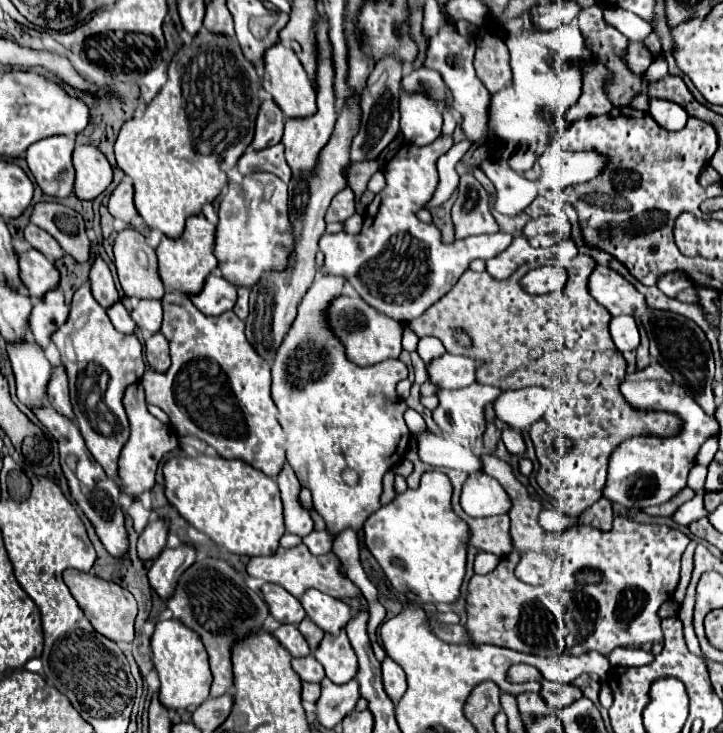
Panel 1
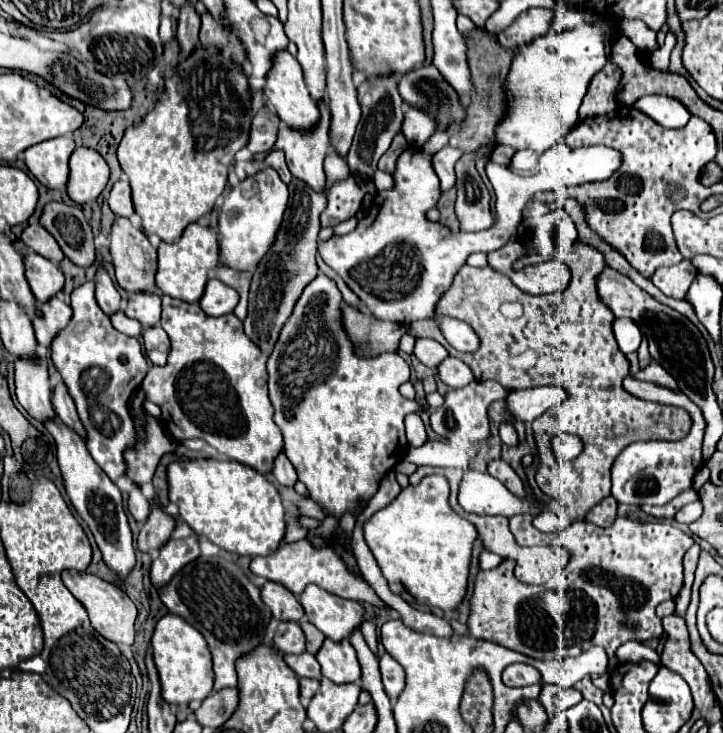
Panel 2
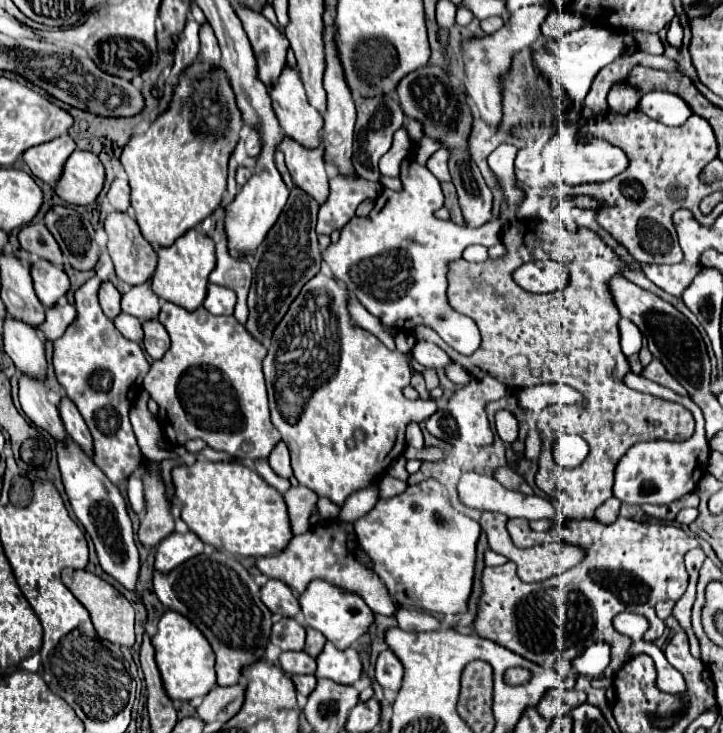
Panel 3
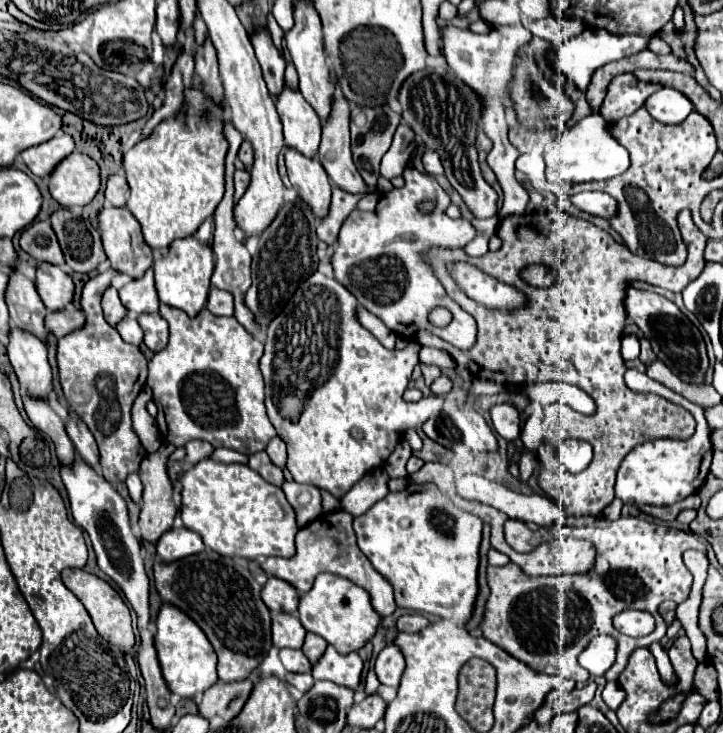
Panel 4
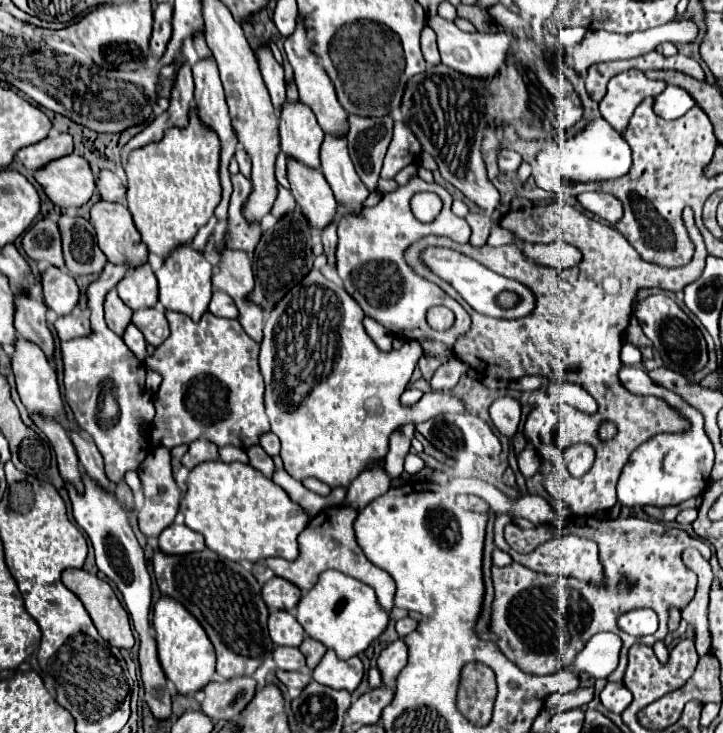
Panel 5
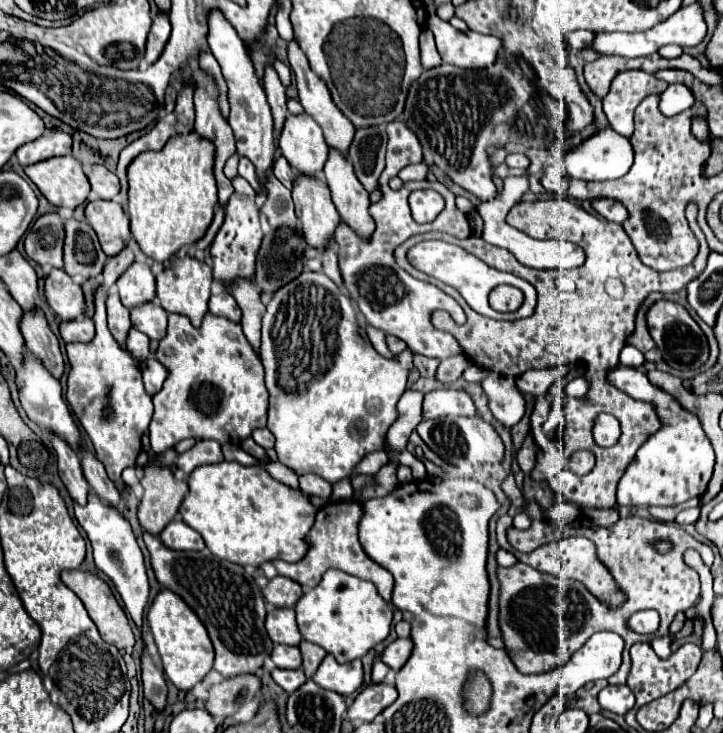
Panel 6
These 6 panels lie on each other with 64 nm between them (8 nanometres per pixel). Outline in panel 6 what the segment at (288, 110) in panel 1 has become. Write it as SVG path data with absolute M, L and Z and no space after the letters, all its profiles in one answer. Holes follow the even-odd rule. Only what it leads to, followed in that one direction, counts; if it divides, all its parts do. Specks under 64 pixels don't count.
M308 114L288 116L280 134L280 150L290 166L304 176L318 176L328 160L328 144Z

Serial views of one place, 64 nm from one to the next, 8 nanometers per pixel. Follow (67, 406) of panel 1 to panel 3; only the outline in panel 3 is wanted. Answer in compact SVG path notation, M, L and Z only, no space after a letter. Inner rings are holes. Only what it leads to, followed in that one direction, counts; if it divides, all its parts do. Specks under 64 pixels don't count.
M62 398L58 410L60 410L60 416L62 416L62 422L66 426L68 436L92 458L92 436L90 436L88 426L84 424L84 418L76 410L76 406L68 398Z

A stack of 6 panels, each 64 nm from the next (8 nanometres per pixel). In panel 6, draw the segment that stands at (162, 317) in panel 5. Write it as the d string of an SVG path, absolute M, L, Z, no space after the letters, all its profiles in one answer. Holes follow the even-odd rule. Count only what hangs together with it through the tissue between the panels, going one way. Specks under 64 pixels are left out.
M150 300L148 304L140 304L130 310L132 326L150 336L150 340L162 340L166 336L168 312L156 302Z

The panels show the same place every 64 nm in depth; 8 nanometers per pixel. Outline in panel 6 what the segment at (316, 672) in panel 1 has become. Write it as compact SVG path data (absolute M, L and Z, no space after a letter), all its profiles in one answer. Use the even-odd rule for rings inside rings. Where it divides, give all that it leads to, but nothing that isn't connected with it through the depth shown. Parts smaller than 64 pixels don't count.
M276 644L272 650L272 662L278 668L300 668L302 666L302 656L298 646L288 646L288 644Z

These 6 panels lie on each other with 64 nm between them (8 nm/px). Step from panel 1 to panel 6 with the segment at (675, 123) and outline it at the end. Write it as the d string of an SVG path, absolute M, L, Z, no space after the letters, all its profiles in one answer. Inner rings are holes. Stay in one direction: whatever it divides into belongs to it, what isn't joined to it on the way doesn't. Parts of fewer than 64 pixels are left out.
M670 84L660 94L660 112L664 112L664 116L676 116L688 110L692 104L694 104L694 96L690 88L684 84Z

